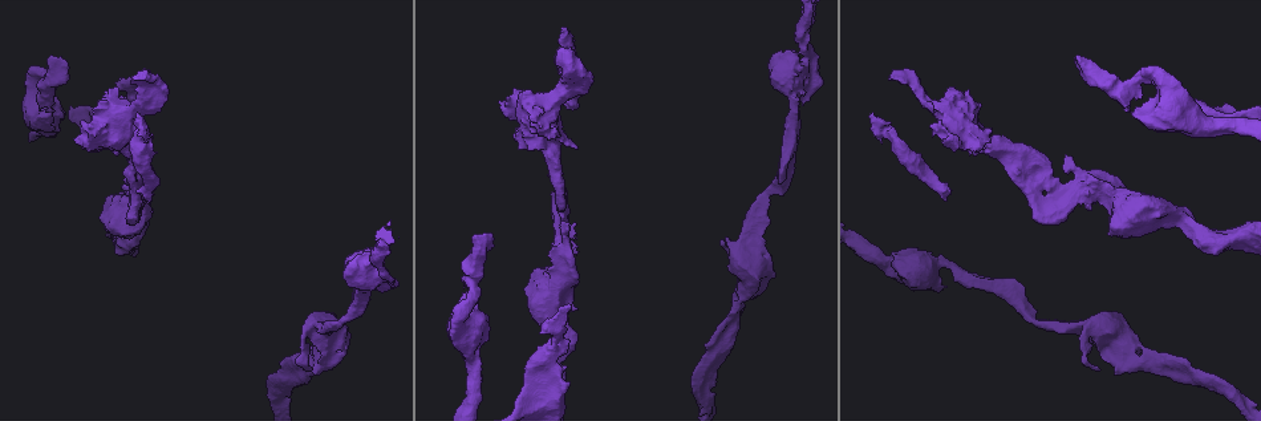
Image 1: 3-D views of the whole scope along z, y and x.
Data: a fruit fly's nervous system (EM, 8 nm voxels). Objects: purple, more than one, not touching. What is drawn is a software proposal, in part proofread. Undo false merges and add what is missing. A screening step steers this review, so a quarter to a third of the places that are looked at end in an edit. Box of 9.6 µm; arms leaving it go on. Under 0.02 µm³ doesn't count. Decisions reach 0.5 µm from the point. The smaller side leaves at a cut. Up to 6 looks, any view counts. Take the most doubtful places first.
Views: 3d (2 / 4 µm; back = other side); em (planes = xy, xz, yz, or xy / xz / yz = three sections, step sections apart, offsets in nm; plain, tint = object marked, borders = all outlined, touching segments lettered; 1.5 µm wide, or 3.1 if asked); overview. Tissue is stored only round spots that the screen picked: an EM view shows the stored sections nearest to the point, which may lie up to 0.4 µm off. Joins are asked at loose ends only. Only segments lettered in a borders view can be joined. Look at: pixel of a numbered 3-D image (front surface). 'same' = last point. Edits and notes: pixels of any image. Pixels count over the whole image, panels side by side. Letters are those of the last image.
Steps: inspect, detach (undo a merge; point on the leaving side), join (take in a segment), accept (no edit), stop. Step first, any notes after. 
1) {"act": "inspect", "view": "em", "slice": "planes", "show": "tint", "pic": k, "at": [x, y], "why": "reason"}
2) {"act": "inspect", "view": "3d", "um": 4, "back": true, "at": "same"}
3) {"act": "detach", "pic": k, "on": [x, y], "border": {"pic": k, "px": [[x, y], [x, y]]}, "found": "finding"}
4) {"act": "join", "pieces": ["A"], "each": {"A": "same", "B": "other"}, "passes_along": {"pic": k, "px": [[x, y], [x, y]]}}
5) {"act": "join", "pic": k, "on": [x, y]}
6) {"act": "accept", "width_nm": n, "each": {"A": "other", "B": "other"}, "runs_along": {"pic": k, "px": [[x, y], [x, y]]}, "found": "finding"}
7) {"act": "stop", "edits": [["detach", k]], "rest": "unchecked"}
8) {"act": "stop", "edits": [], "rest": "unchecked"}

{"act": "inspect", "view": "3d", "um": 4, "back": true, "pic": 1, "at": [1137, 107], "why": "an open end"}

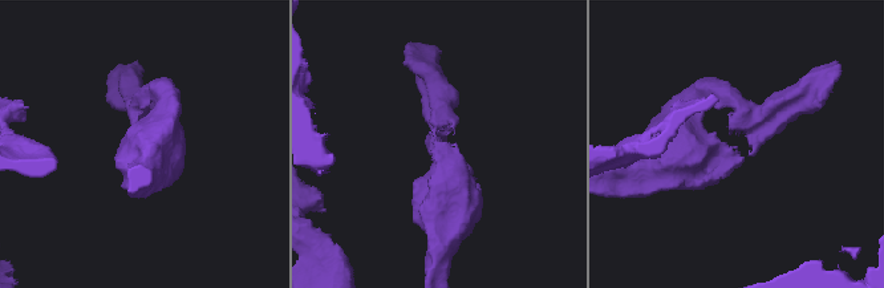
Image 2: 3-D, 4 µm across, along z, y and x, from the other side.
{"act": "inspect", "view": "em", "slice": "planes", "show": "borders", "pic": 2, "at": [432, 151], "why": "now the EM"}

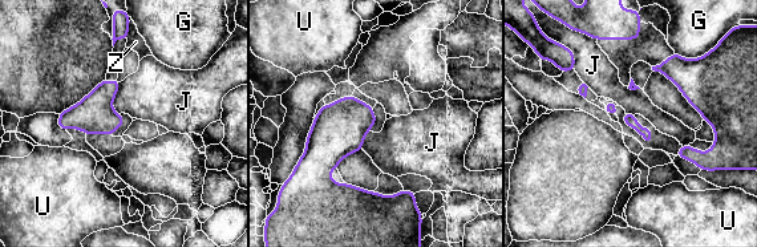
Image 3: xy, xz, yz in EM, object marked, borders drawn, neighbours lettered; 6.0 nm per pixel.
{"act": "accept", "each": {"G": "other", "J": "other", "U": "other", "Z": "other"}, "border": {"pic": 3, "px": [[120, 82], [112, 104], [120, 114]]}, "found": "no lettered segment goes on from it"}

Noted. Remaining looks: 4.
{"act": "inspect", "view": "3d", "um": 4, "pic": 1, "at": [569, 76], "why": "calibre changes"}

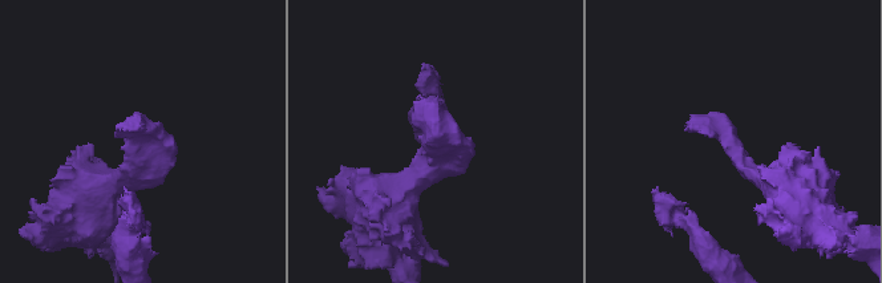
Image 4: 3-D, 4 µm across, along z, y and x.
{"act": "inspect", "view": "em", "slice": "planes", "show": "borders", "pic": 4, "at": [138, 154], "why": "now the EM"}

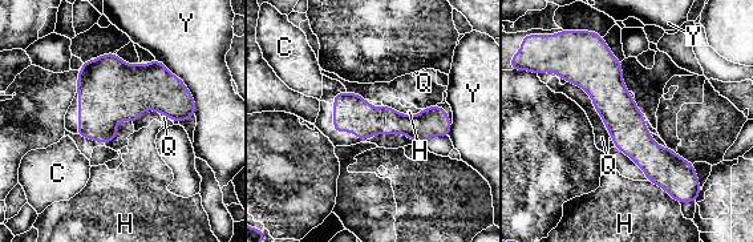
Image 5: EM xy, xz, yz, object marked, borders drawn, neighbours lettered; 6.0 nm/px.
{"act": "accept", "width_nm": 240, "each": {"C": "other", "H": "other", "Q": "other", "Y": "other"}, "border": {"pic": 5, "px": [[566, 81], [590, 97], [610, 136]]}, "found": "all the same neuron"}

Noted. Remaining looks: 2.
{"act": "stop", "edits": [], "rest": "unchecked"}

